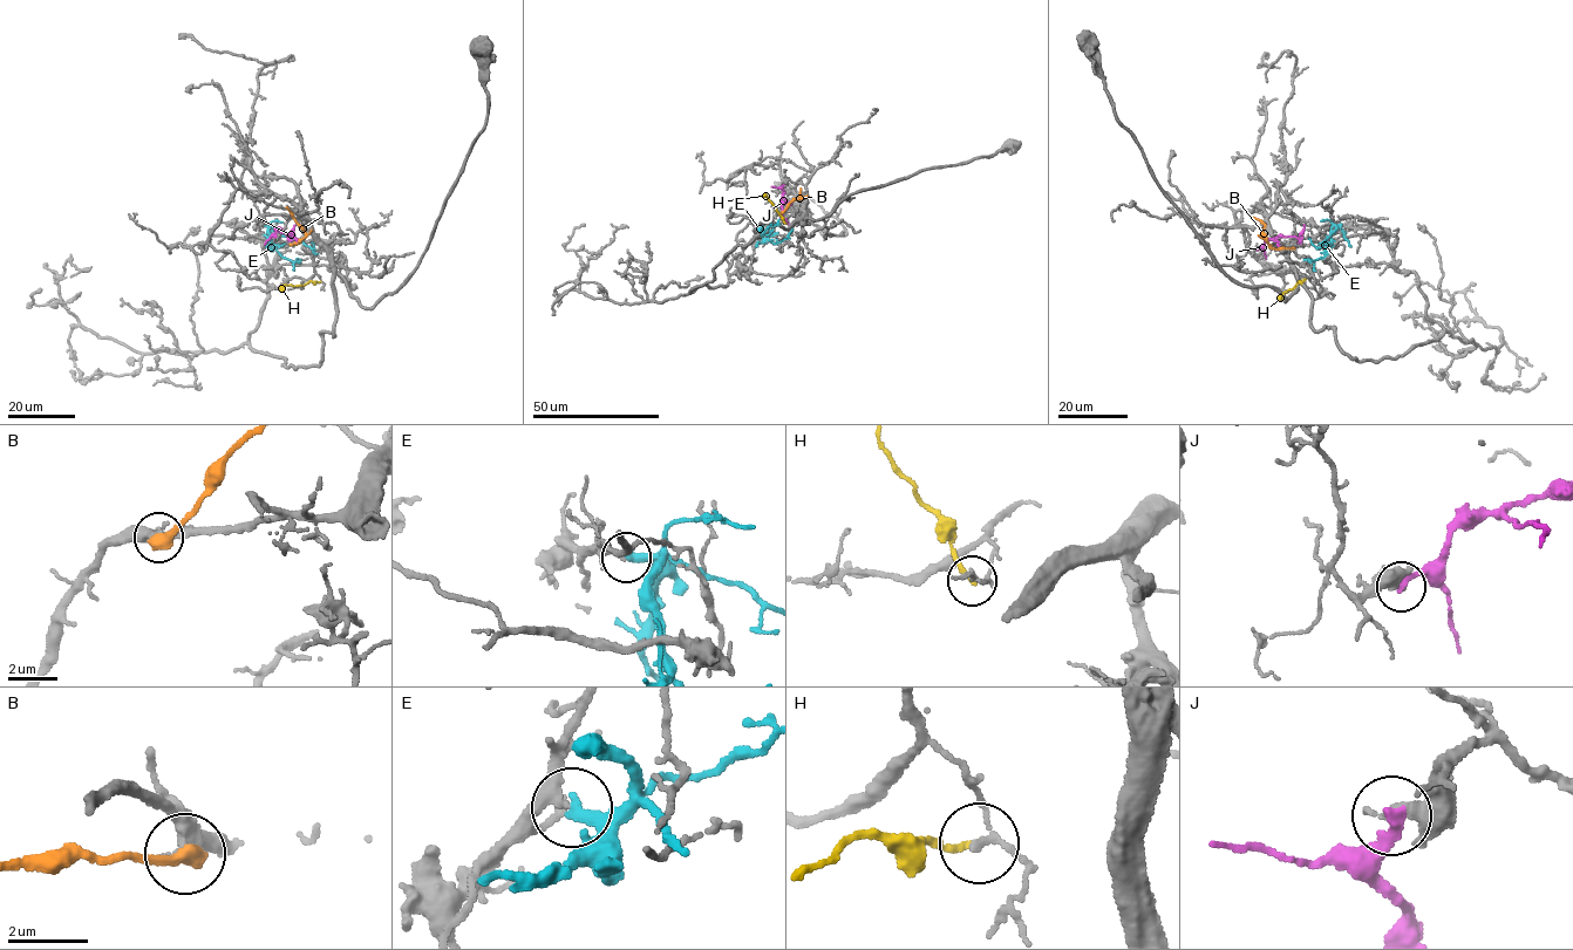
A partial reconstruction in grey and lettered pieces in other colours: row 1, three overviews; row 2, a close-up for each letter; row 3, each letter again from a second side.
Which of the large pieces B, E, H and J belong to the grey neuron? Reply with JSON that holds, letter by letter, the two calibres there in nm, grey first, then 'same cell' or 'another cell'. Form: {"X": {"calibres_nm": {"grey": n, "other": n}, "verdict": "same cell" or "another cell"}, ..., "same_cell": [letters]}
{"B": {"calibres_nm": {"grey": 320, "other": 460}, "verdict": "another cell"}, "E": {"calibres_nm": {"grey": 200, "other": 360}, "verdict": "another cell"}, "H": {"calibres_nm": {"grey": 130, "other": 160}, "verdict": "another cell"}, "J": {"calibres_nm": {"grey": 320, "other": 280}, "verdict": "another cell"}, "same_cell": []}

